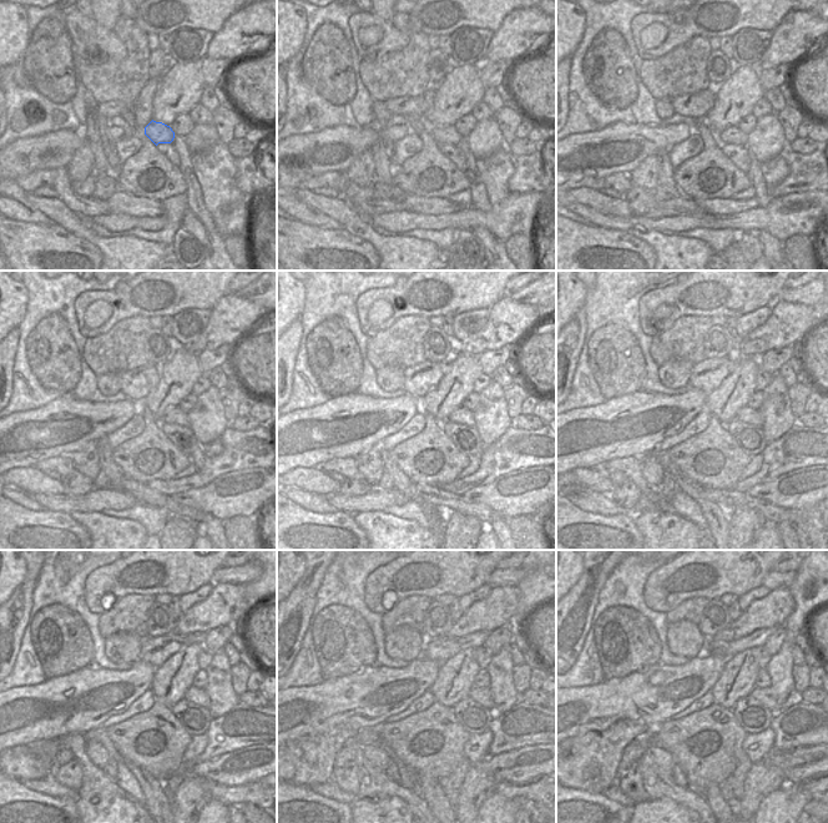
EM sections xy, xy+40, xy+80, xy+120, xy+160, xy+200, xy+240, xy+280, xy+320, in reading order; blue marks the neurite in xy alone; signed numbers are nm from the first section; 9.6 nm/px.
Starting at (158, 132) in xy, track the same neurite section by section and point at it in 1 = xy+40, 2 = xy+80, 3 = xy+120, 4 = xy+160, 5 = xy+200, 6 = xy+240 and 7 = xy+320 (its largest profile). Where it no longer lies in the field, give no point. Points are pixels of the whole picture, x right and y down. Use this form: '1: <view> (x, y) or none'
1: xy+40 (443, 134)
2: xy+80 (732, 135)
3: xy+120 (173, 415)
4: xy+160 (462, 415)
5: xy+200 (746, 414)
6: xy+240 (197, 696)
7: xy+320 (766, 696)

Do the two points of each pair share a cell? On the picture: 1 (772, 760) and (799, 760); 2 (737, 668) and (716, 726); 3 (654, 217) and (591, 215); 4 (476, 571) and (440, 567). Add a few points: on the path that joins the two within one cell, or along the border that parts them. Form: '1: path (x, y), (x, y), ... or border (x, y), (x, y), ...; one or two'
1: path (778, 760), (793, 760); one
2: border (715, 702), (730, 710); two
3: path (639, 221), (606, 221); one
4: path (468, 567), (449, 567); one

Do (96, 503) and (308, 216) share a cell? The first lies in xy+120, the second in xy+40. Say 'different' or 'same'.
same

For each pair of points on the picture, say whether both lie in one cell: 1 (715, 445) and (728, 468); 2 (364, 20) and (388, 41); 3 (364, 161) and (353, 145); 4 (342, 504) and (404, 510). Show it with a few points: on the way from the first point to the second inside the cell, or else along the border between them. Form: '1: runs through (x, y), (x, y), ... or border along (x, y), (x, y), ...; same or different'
1: runs through (713, 450), (723, 463); same
2: runs through (373, 20), (380, 23), (388, 33); same
3: border along (369, 149), (364, 150), (344, 171); different
4: border along (409, 499), (400, 505), (390, 505), (382, 510); different

